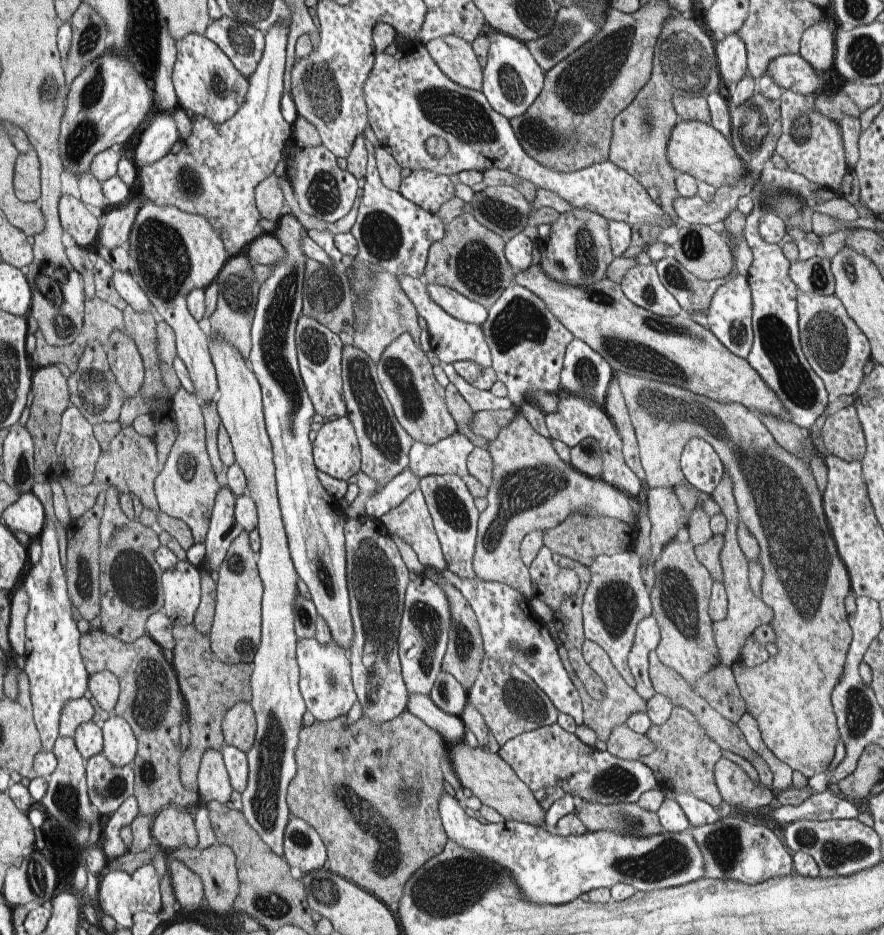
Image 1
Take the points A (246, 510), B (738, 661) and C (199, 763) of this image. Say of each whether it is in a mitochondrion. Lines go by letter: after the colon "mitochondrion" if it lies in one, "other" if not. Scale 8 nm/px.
A: other
B: other
C: other

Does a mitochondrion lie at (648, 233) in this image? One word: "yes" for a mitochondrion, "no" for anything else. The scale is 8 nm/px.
no

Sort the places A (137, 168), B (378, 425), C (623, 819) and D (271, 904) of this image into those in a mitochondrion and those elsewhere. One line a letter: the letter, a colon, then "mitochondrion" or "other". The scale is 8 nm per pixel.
A: other
B: mitochondrion
C: mitochondrion
D: mitochondrion

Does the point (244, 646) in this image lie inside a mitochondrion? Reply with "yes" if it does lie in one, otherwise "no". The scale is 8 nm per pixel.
yes

